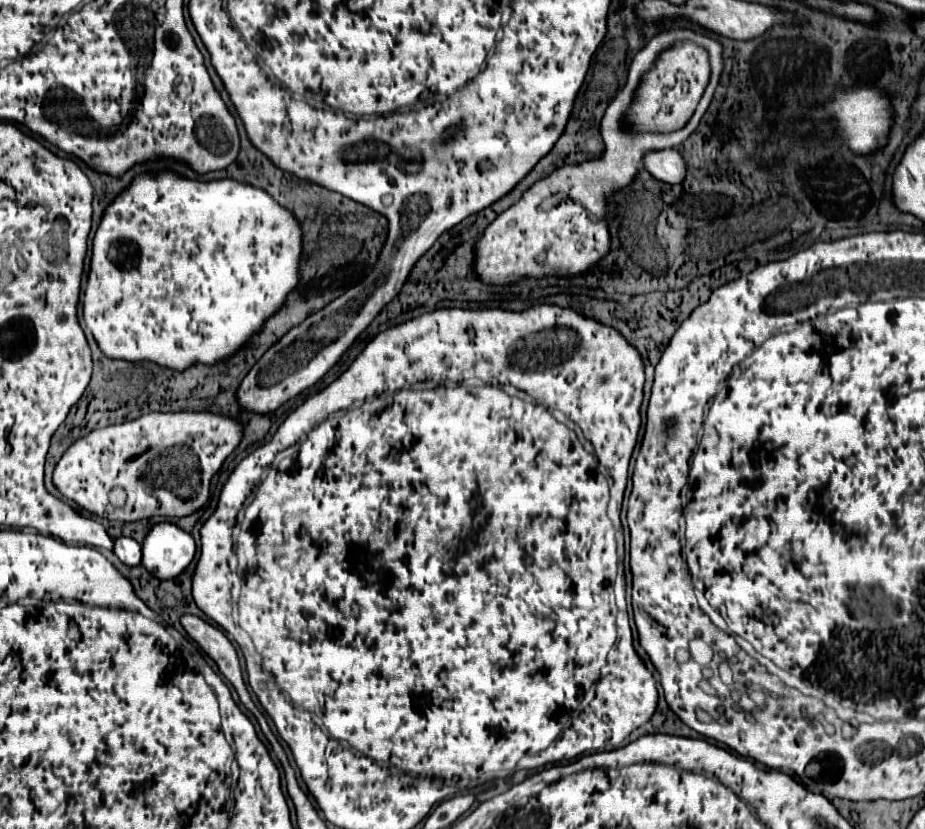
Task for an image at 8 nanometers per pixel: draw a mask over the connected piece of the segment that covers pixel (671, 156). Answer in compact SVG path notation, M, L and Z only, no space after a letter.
M671 148L647 150L647 154L643 156L643 166L651 176L655 176L657 180L669 182L669 184L677 184L685 176L685 164L681 156L677 156L675 150Z

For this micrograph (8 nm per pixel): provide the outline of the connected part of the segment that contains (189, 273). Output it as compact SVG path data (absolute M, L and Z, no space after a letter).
M173 170L163 172L145 172L135 176L131 184L119 192L103 212L103 220L93 238L93 254L91 254L91 270L87 274L85 298L83 298L83 320L85 326L91 330L99 350L111 360L127 360L139 362L149 360L159 366L167 366L169 370L187 370L195 364L209 364L221 362L223 358L231 358L251 334L259 334L263 322L271 318L271 314L283 308L287 296L299 286L299 258L303 254L303 230L299 230L299 222L289 210L283 210L279 202L275 202L267 192L255 190L255 186L247 186L245 182L233 178L219 178L219 180L191 180Z

